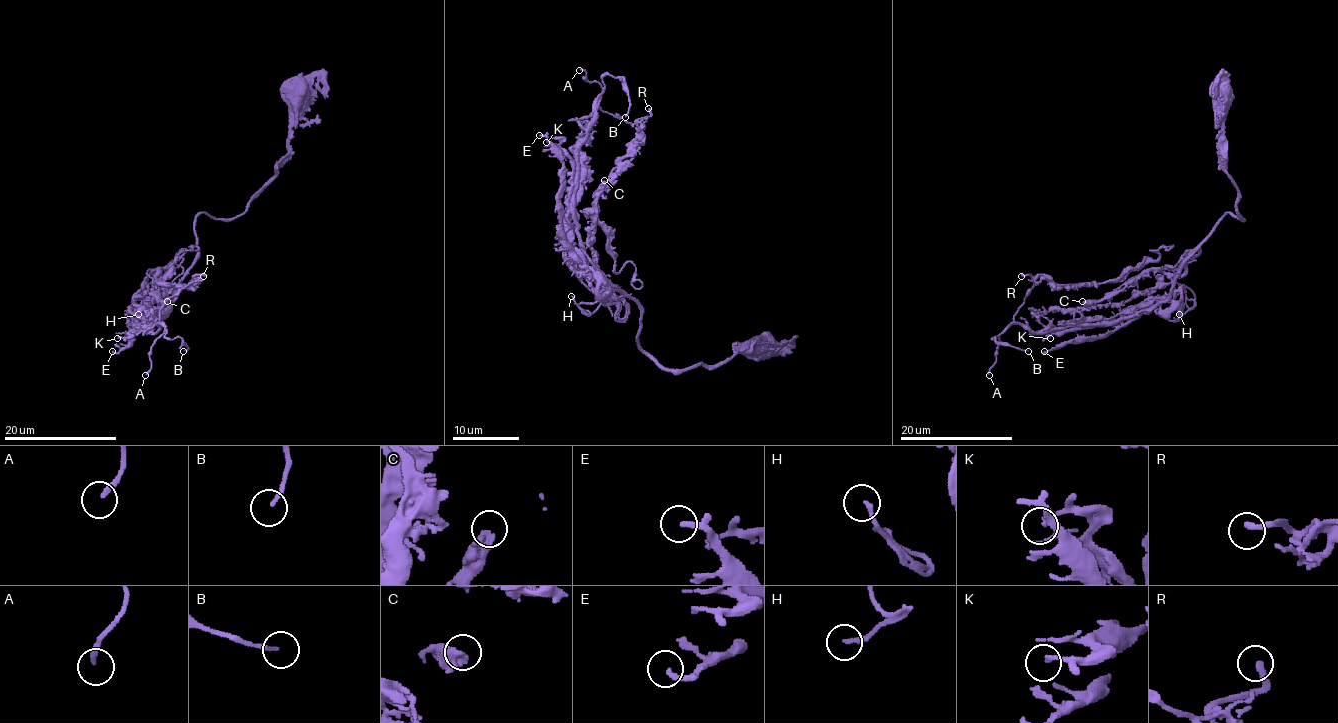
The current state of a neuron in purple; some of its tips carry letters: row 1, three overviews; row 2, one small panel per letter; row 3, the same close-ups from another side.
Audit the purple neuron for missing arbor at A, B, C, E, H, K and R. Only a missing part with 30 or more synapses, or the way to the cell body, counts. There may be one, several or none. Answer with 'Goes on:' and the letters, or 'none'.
Goes on: B

